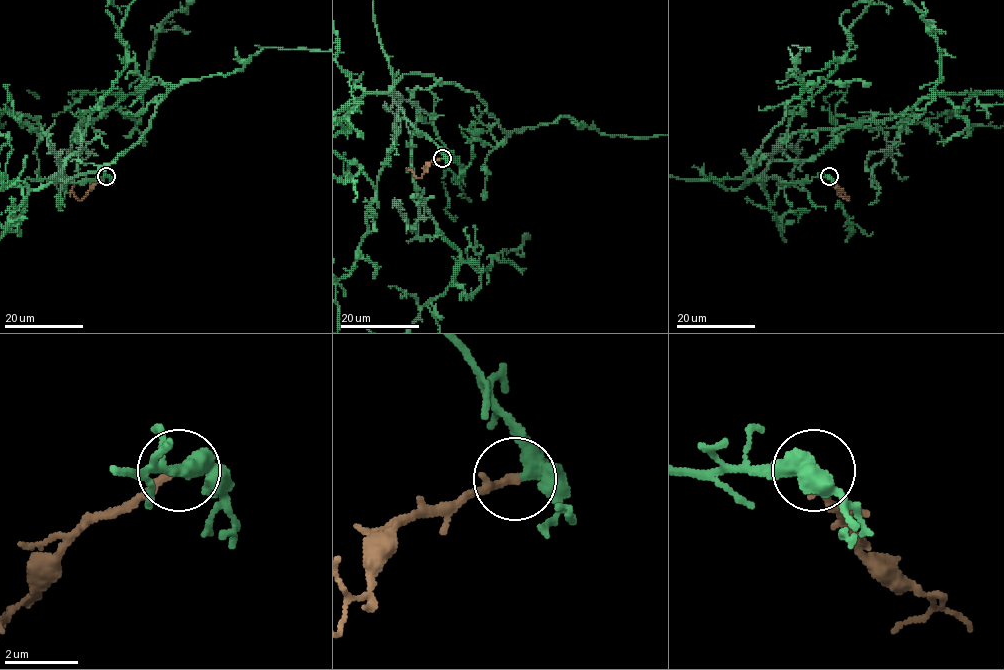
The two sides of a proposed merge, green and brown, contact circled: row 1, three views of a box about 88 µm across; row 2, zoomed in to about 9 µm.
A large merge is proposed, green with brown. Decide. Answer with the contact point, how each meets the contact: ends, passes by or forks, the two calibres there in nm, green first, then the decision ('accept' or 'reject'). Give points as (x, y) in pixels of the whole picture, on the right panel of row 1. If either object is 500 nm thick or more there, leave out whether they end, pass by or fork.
place (829, 176); green passes by; brown ends; calibres 360 and 220 nm; accept

